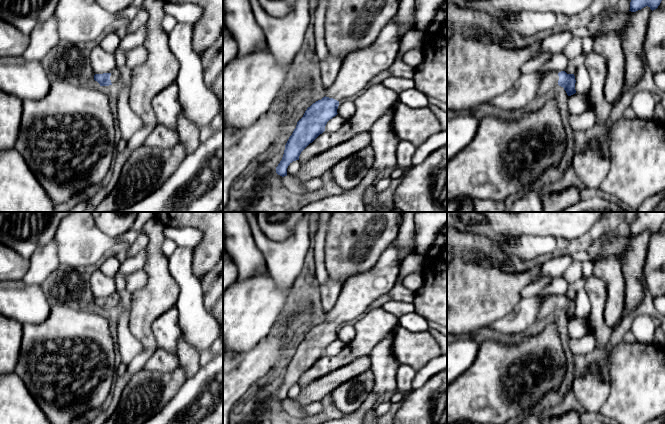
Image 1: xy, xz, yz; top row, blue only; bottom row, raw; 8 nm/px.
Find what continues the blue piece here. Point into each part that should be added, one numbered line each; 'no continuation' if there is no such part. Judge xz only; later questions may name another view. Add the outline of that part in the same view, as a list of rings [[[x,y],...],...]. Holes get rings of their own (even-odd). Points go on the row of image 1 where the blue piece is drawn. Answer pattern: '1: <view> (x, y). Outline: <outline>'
1: xz (359, 67). Outline: [[[394,17],[371,46],[344,57],[337,78],[325,90],[325,96],[341,102],[360,94],[372,78],[394,63],[399,53],[399,39],[400,24]]]

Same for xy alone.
1: xy (116, 78). Outline: [[[116,68],[111,72],[110,80],[113,86],[119,86],[124,79],[120,71]]]

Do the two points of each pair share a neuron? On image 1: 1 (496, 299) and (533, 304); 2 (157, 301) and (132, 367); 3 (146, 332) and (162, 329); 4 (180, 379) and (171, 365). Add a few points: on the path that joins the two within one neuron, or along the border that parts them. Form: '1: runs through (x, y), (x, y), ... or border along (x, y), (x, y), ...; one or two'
1: border along (521, 299), (510, 311), (500, 318); two
2: runs through (145, 317), (146, 351); one
3: border along (165, 312), (151, 325), (152, 335), (157, 348); two
4: border along (179, 365), (171, 371), (152, 372), (150, 370); two

